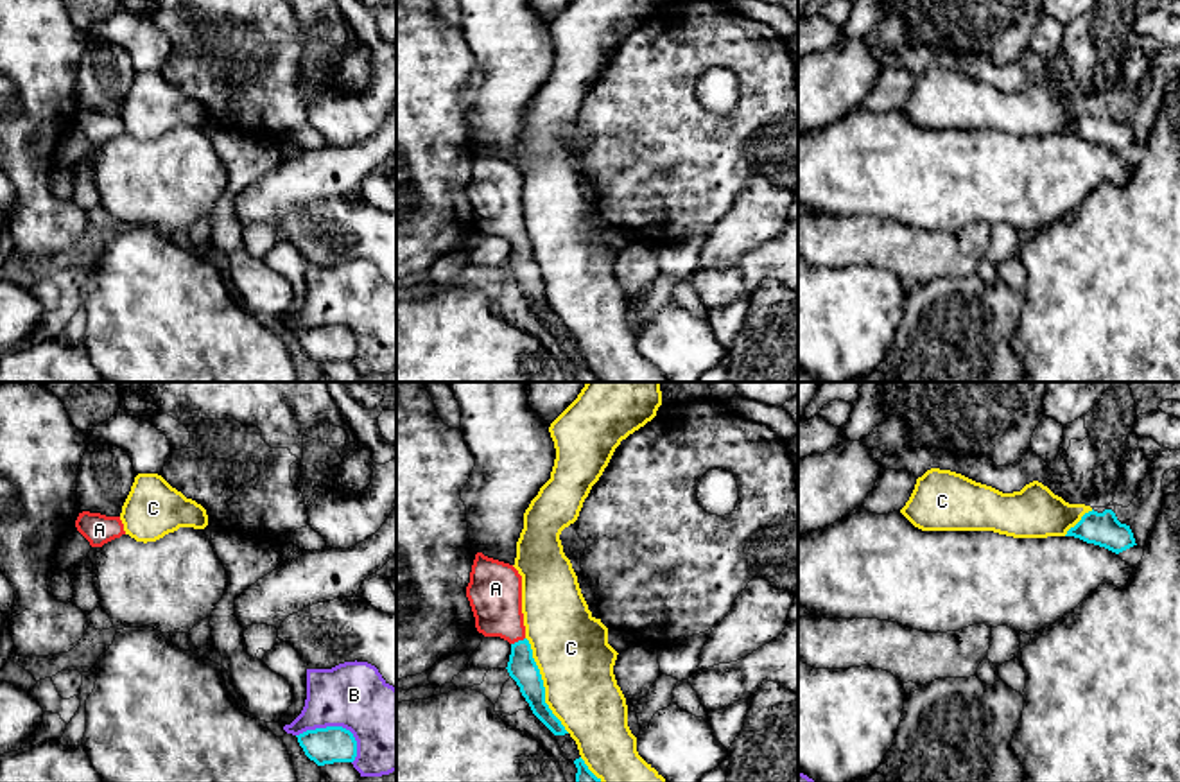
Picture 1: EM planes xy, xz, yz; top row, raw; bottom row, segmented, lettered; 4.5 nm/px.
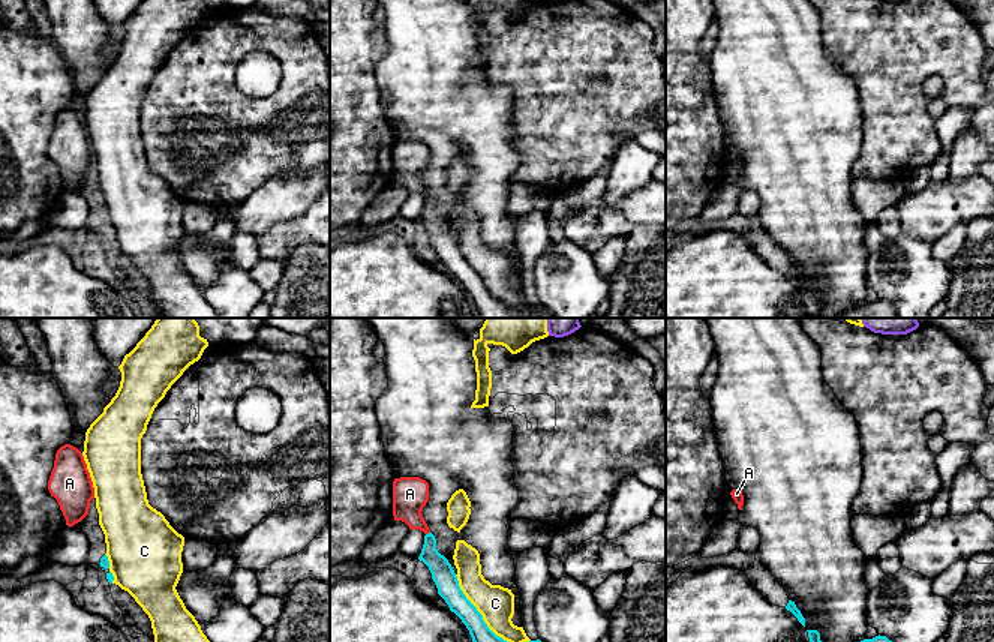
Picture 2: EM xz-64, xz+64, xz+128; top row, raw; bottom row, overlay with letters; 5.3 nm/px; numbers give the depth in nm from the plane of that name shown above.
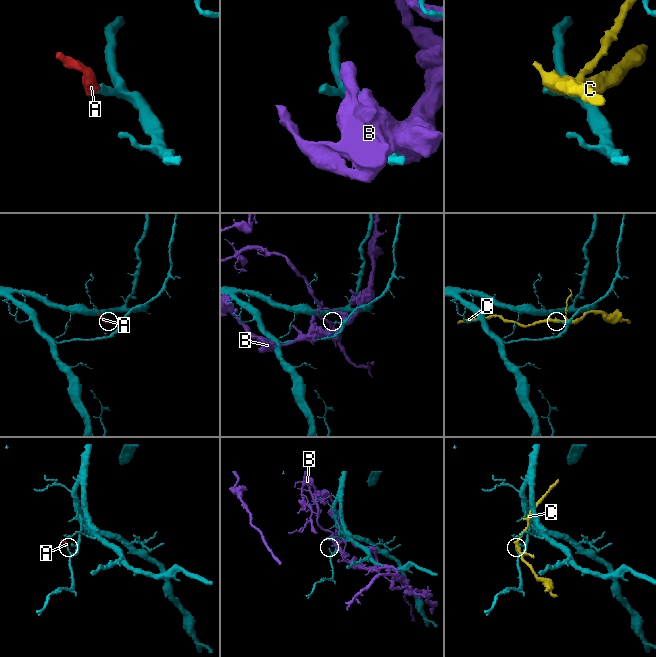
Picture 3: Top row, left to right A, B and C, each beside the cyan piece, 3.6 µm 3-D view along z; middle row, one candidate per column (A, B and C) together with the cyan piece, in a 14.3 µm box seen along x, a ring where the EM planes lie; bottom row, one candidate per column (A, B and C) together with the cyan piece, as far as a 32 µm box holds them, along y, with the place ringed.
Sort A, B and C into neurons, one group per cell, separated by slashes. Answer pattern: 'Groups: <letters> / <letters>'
Groups: A / B / C

